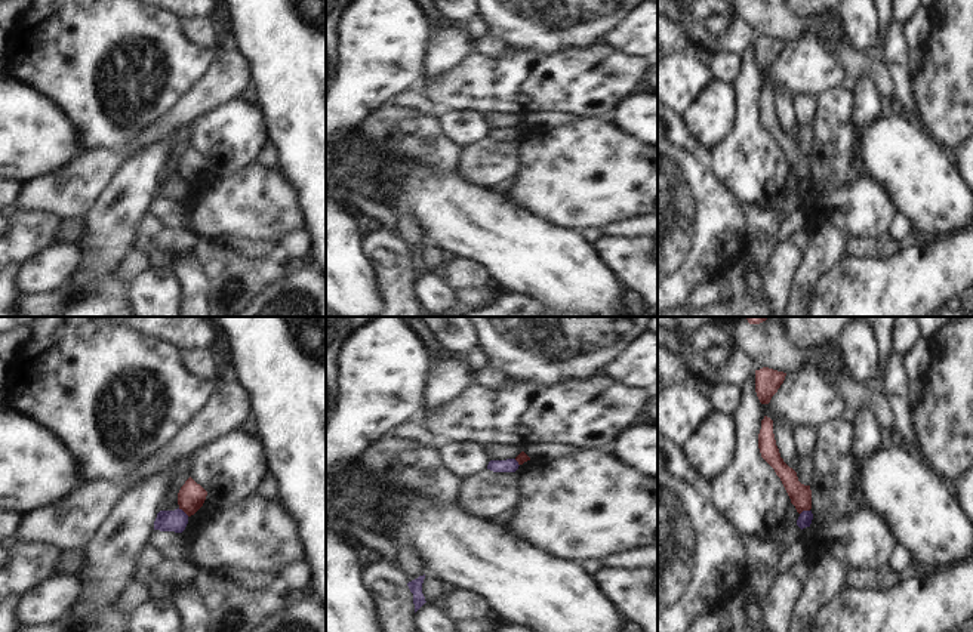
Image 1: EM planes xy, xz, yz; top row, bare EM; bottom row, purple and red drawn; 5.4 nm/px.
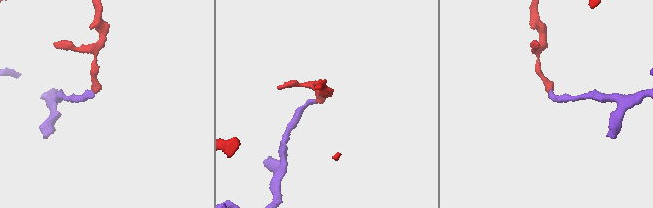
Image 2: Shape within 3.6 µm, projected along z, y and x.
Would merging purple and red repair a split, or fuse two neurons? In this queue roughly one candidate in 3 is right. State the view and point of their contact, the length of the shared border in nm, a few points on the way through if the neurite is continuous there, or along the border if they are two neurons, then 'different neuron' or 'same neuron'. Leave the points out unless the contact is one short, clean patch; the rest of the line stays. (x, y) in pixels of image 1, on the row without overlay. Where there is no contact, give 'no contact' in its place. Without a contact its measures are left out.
meets purple in xy at (182, 179); contact 80 nm long; border along xy (178, 176), (188, 184); different neuron

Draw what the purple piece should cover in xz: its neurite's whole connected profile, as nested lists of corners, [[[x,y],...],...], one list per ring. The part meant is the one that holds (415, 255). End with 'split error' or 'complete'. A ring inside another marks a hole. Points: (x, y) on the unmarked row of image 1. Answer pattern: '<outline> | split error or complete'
[[[425,243],[407,252],[410,260],[413,262],[415,281],[427,271],[422,262],[422,252]]] | complete

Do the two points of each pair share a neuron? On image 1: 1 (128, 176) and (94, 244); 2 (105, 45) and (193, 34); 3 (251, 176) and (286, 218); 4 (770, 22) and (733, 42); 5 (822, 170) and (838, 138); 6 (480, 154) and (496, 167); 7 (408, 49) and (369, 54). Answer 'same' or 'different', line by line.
1: same
2: different
3: same
4: different
5: same
6: same
7: same

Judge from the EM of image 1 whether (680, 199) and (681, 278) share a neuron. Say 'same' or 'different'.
same

